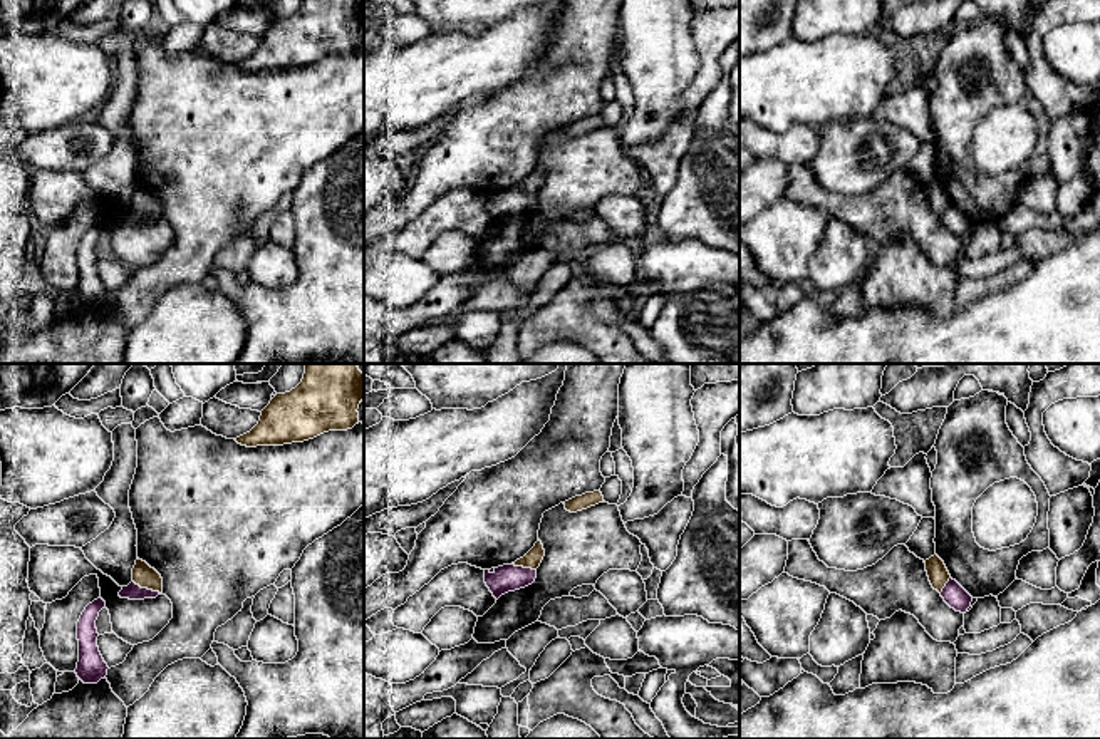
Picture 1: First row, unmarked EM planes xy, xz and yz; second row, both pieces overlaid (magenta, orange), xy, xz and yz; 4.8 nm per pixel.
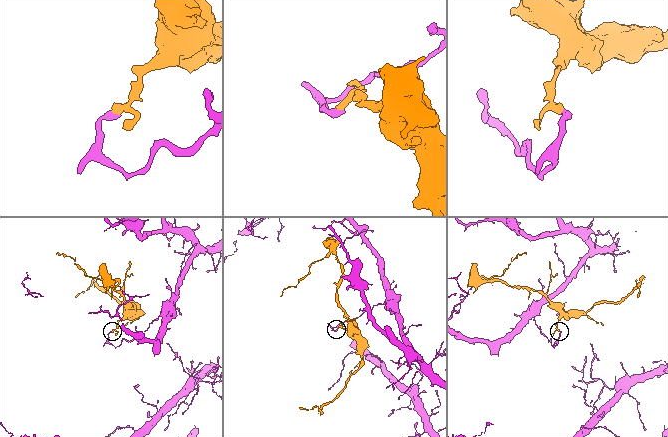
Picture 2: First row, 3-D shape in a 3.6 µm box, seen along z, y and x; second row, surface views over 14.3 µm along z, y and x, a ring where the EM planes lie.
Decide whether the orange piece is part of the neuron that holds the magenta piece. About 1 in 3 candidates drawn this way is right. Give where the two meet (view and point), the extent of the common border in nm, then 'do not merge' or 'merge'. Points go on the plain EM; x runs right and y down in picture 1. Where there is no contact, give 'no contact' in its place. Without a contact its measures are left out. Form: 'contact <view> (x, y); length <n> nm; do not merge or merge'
contact xy (146, 213); length 150 nm; do not merge

